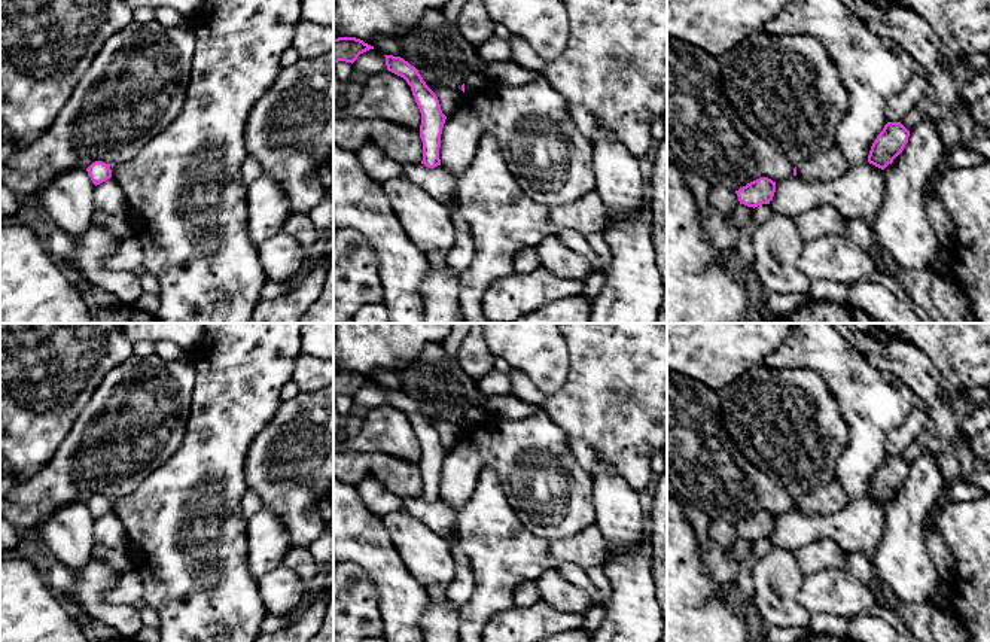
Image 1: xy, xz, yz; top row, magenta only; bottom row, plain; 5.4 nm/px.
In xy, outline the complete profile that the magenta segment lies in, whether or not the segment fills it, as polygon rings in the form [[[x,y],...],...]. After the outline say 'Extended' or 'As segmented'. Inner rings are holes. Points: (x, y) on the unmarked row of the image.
[[[103,495],[92,496],[86,505],[95,520],[112,511],[110,498]]]. As segmented

